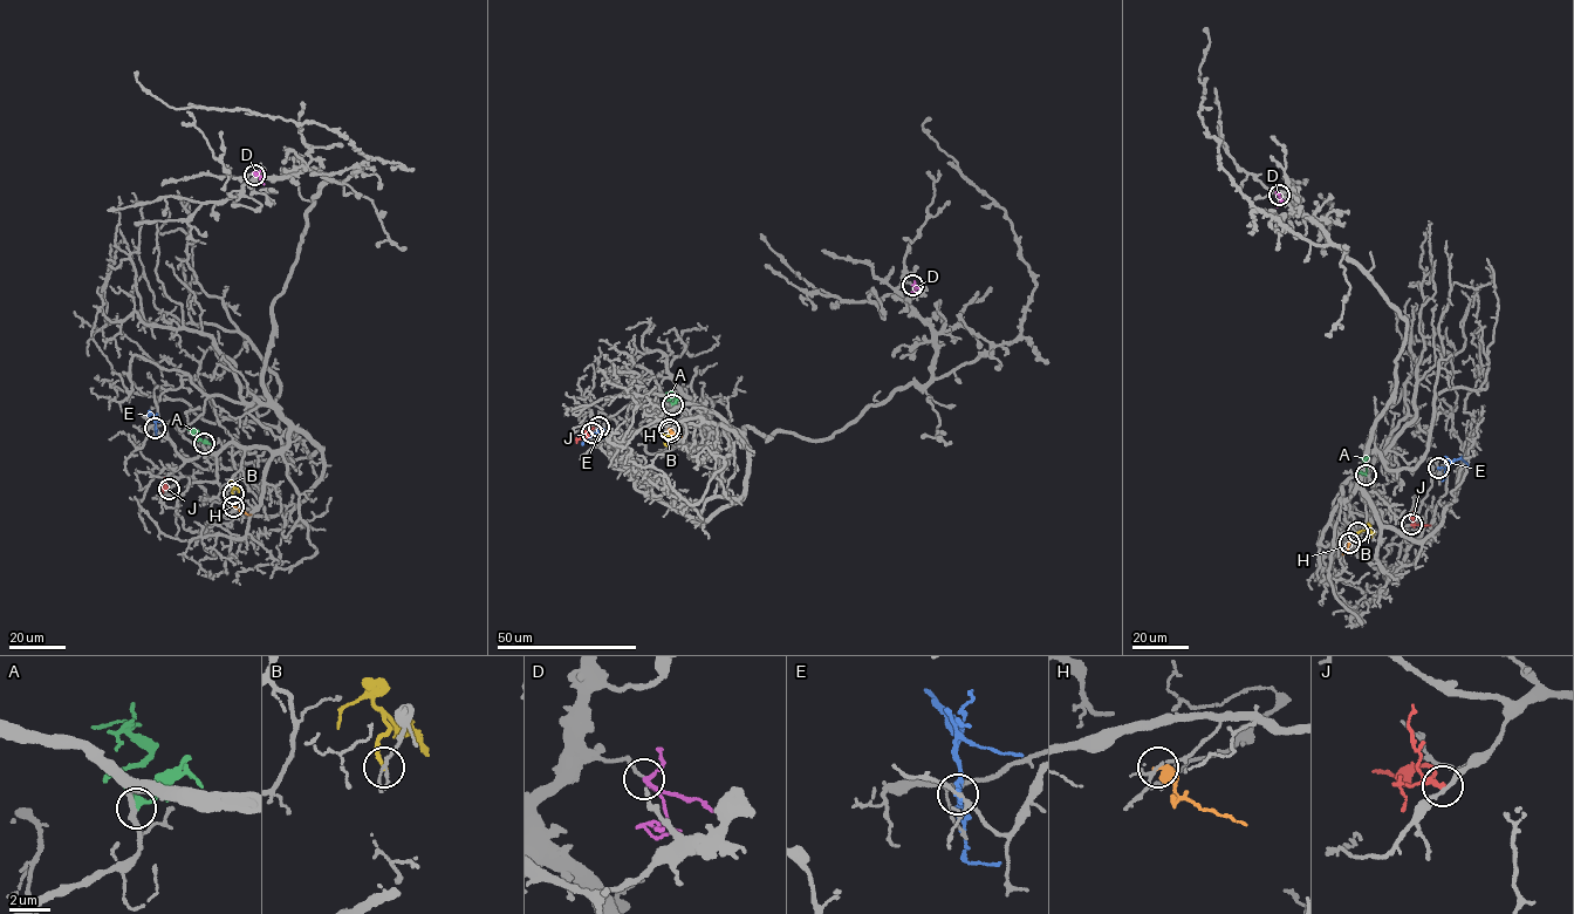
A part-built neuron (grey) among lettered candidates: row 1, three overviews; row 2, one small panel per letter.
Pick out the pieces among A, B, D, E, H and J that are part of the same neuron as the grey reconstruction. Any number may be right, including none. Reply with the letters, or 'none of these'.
none of these

